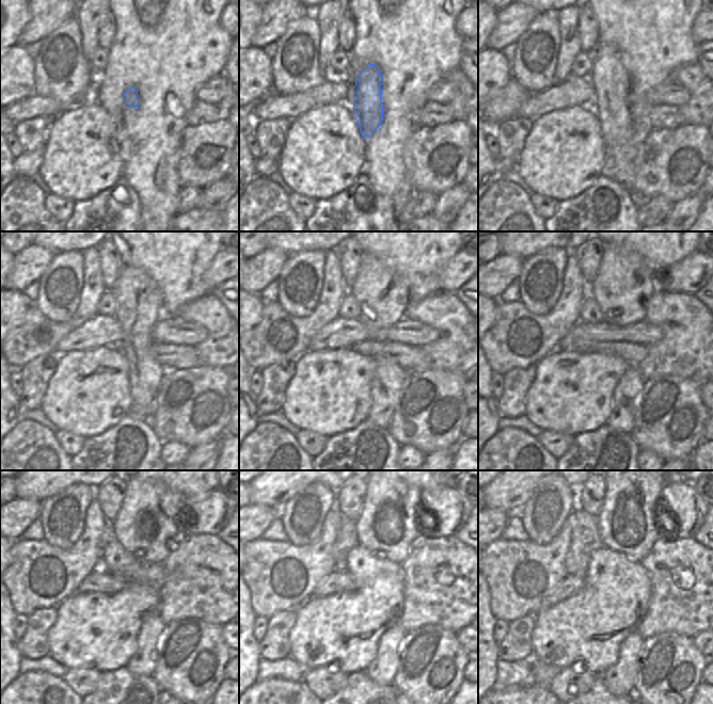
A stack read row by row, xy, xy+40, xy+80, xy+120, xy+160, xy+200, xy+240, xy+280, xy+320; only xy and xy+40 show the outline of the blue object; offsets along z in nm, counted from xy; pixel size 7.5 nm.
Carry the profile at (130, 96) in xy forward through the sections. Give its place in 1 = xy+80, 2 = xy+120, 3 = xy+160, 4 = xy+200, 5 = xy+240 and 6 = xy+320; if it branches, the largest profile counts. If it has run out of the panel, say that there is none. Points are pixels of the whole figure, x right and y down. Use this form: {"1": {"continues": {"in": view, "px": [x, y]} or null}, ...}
{"1": {"continues": {"in": "xy+80", "px": [612, 83]}}, "2": {"continues": {"in": "xy+120", "px": [139, 300]}}, "3": {"continues": {"in": "xy+160", "px": [383, 294]}}, "4": {"continues": {"in": "xy+200", "px": [623, 285]}}, "5": {"continues": {"in": "xy+240", "px": [146, 524]}}, "6": {"continues": {"in": "xy+320", "px": [629, 517]}}}

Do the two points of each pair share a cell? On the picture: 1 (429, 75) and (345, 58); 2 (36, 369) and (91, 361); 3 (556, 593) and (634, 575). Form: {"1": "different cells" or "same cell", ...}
{"1": "different cells", "2": "different cells", "3": "different cells"}

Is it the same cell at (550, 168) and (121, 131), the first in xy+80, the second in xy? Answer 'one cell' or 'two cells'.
two cells

